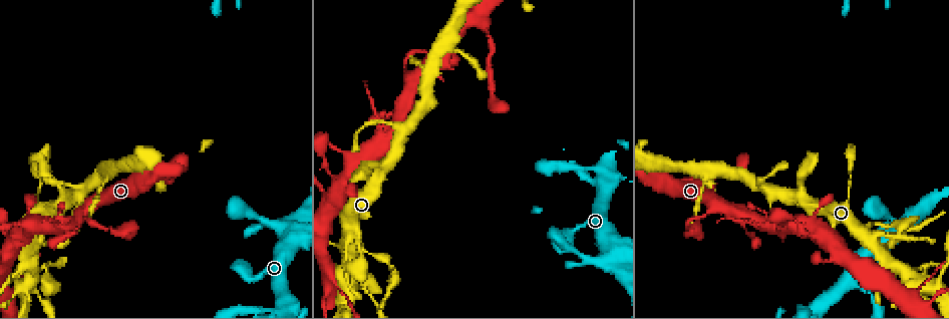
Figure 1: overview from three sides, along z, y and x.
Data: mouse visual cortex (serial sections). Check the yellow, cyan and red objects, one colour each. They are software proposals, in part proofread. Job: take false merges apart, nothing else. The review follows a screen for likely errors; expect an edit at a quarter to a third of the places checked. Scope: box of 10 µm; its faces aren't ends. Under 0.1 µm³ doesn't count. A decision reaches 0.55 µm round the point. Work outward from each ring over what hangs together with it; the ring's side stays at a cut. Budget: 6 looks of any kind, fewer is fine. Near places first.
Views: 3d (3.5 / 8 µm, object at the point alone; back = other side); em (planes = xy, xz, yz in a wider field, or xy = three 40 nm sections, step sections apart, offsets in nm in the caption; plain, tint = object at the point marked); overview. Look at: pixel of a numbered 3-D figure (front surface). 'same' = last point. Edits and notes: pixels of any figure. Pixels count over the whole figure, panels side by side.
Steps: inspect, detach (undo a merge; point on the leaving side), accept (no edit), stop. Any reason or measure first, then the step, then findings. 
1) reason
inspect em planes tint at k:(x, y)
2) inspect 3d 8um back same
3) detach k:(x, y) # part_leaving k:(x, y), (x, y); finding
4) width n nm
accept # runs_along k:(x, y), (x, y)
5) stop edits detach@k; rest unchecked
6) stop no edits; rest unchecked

inspect 3d 3.5um back at 1:(334, 179)

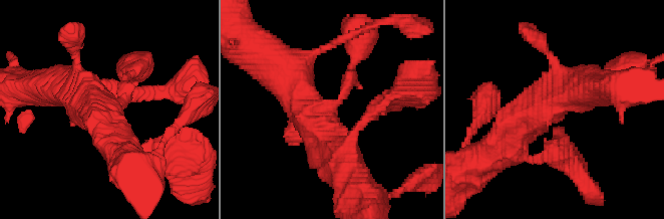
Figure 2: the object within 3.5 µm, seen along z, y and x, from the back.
inspect em xy step 2 tint at 2:(328, 107)

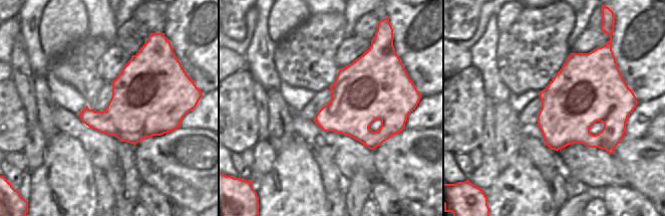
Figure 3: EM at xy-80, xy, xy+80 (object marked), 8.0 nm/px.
accept # runs_along 2:(281, 69), (345, 163); one cell here

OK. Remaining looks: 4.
sharp bend
inspect em xy step 3 tint at 1:(900, 235)

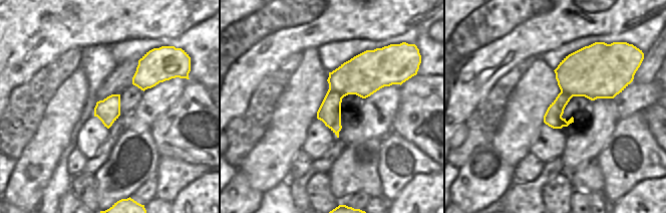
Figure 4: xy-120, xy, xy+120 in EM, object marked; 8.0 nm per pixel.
inspect 3d 3.5um same

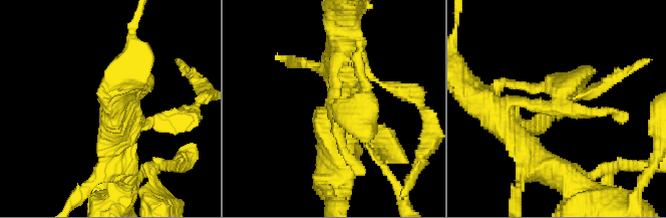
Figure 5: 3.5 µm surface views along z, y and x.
accept # runs_along 5:(494, 113), (556, 106), (592, 69); all the same cell

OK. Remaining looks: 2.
stop no edits; rest unchecked

